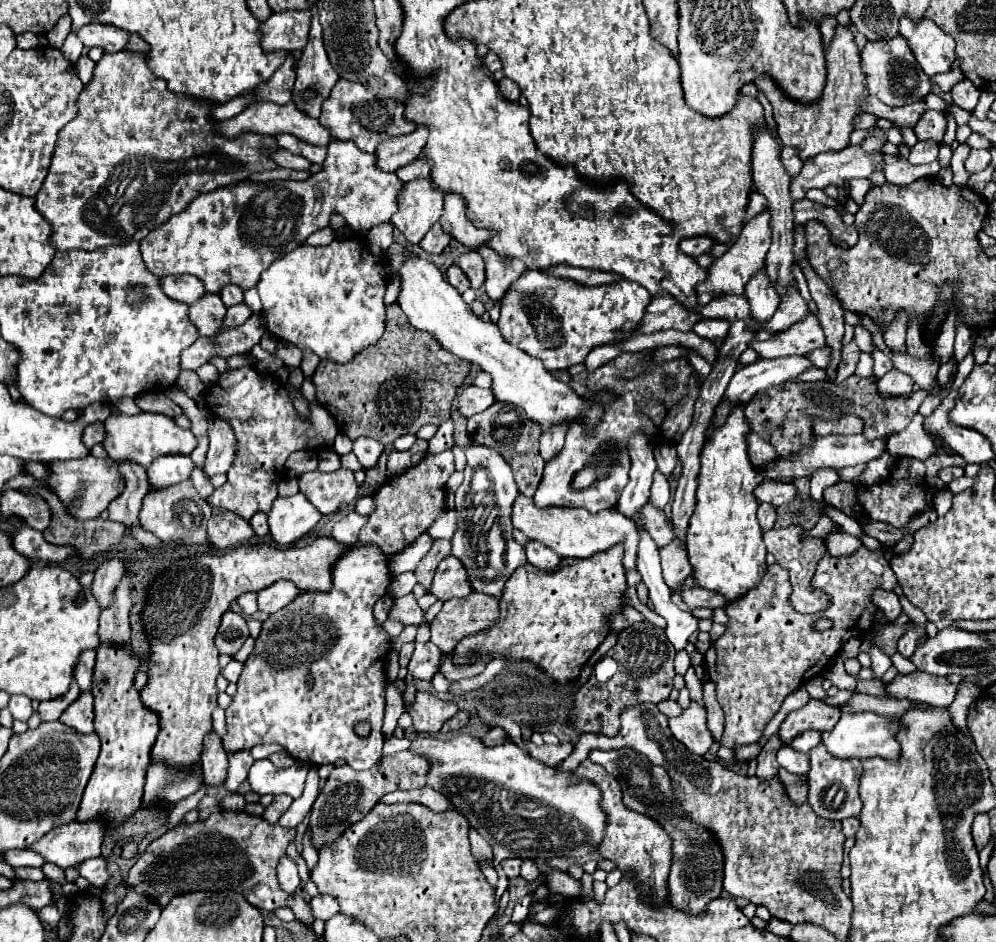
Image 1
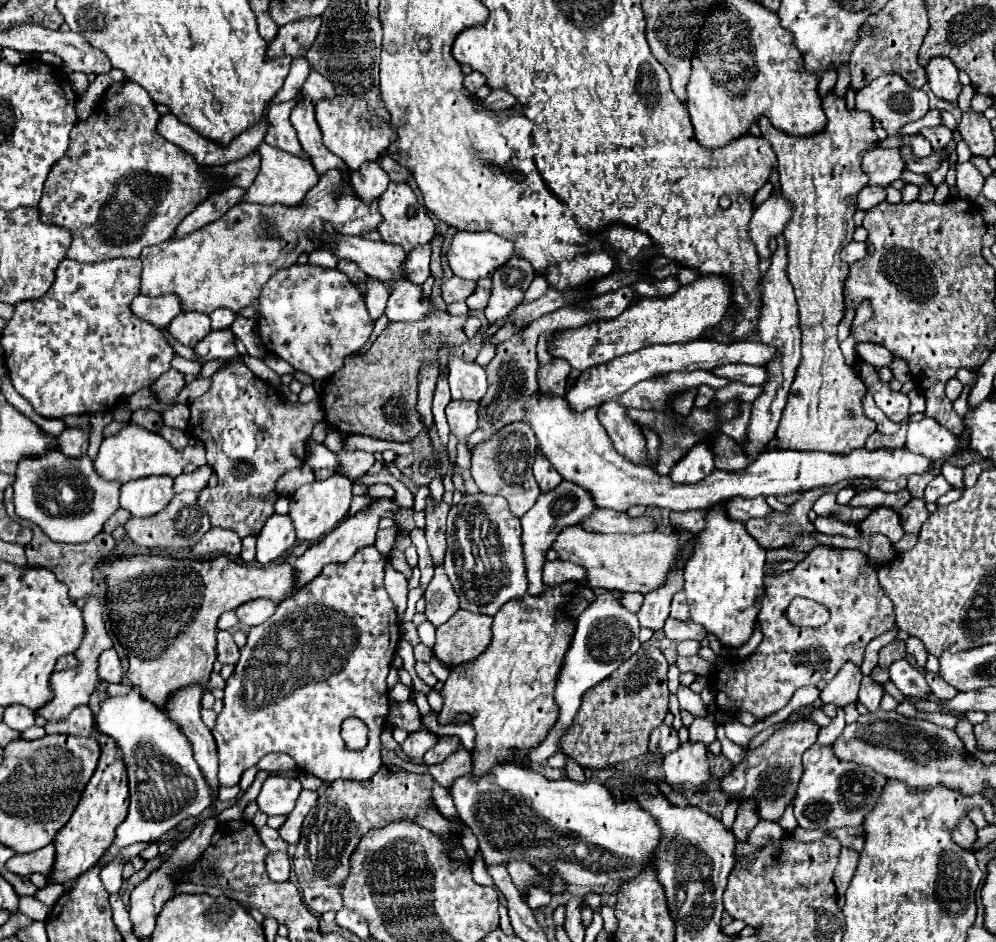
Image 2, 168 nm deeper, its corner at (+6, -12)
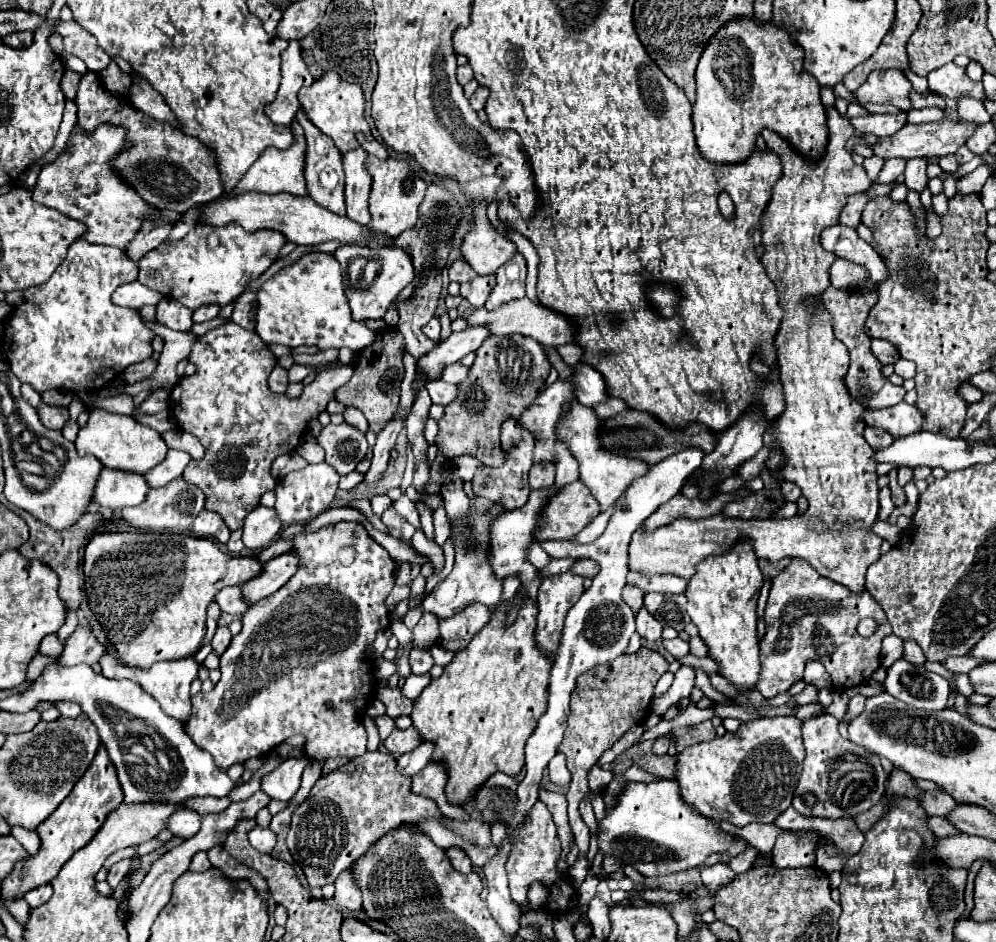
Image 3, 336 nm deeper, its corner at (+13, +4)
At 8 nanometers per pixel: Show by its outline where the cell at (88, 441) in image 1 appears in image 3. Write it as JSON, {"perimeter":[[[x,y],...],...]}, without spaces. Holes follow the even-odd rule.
{"perimeter":[[[44,402],[38,404],[38,416],[46,428],[60,430],[68,422],[68,408],[58,408],[58,406],[48,406]]]}

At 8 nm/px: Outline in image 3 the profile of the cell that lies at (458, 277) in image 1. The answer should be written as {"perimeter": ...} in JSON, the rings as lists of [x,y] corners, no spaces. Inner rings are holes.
{"perimeter":[[[464,258],[456,260],[456,262],[450,266],[450,270],[448,270],[448,278],[454,280],[454,282],[460,282],[460,284],[472,280],[474,276],[476,276],[476,272],[470,268],[470,264],[468,264]]]}

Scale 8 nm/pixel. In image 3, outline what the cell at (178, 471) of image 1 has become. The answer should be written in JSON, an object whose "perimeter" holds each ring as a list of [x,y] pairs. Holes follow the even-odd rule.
{"perimeter":[[[102,468],[92,492],[92,502],[112,510],[122,510],[124,506],[138,506],[148,490],[150,488],[140,474]]]}

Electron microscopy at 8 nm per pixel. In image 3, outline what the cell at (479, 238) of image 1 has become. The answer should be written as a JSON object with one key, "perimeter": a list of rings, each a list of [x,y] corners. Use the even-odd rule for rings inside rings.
{"perimeter":[[[482,201],[476,204],[474,216],[476,226],[468,232],[462,242],[462,256],[464,260],[476,270],[476,274],[496,274],[502,264],[506,264],[518,250],[514,242],[500,236],[486,214],[487,204]]]}

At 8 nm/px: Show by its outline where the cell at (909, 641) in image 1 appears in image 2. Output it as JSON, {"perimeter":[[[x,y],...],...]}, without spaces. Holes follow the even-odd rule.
{"perimeter":[[[897,660],[897,662],[891,664],[889,672],[891,672],[891,682],[905,696],[911,696],[911,698],[927,698],[929,686],[925,682],[923,672],[919,672],[919,668],[911,666],[907,660]]]}

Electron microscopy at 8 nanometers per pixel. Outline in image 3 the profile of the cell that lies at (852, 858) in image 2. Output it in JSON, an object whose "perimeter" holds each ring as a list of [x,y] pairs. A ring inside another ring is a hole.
{"perimeter":[[[782,832],[780,838],[776,840],[776,846],[774,846],[774,868],[784,870],[784,868],[812,866],[818,840],[820,840],[820,836],[814,834],[814,832]]]}

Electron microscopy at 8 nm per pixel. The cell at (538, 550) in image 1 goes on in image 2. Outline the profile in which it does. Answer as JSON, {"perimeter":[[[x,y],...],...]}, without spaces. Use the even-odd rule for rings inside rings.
{"perimeter":[[[553,560],[543,564],[543,584],[545,586],[557,586],[565,580],[579,580],[579,584],[585,584],[585,570],[577,568],[577,564],[569,564],[563,560]]]}

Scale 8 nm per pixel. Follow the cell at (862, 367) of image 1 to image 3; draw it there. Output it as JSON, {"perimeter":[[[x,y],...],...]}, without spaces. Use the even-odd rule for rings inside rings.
{"perimeter":[[[898,402],[896,406],[890,406],[886,410],[864,412],[862,422],[872,428],[880,428],[892,434],[894,438],[904,438],[904,436],[912,436],[920,432],[922,414],[914,406],[906,402]]]}

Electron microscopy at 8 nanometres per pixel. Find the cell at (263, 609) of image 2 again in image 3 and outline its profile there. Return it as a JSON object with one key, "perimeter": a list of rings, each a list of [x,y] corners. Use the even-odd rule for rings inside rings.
{"perimeter":[[[230,586],[230,588],[222,588],[214,600],[220,606],[222,612],[234,614],[234,616],[242,616],[246,612],[246,604],[242,604],[242,600],[238,600],[238,588],[240,586]]]}

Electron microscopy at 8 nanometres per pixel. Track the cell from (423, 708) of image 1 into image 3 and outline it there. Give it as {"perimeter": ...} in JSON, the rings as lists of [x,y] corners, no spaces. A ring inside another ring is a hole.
{"perimeter":[[[410,726],[408,730],[394,730],[386,740],[384,740],[384,746],[390,754],[394,756],[402,756],[406,752],[412,752],[416,746],[420,744],[420,736],[418,732]]]}

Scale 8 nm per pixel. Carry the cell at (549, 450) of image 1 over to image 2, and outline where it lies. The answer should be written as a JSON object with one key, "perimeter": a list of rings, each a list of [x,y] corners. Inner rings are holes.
{"perimeter":[[[535,456],[535,462],[533,462],[533,474],[535,474],[535,480],[541,488],[541,492],[547,492],[547,490],[553,490],[563,478],[561,474],[549,464],[549,460],[545,460],[545,456]]]}

